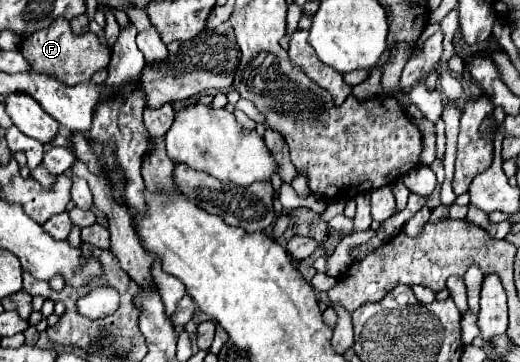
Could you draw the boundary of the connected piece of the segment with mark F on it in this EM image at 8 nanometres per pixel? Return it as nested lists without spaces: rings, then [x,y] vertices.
[[[55,19],[55,23],[51,23],[47,29],[39,29],[31,35],[27,35],[19,47],[19,51],[23,53],[25,61],[29,63],[29,67],[33,71],[51,71],[59,81],[73,85],[73,83],[81,83],[81,81],[89,81],[91,75],[103,67],[107,67],[111,51],[101,45],[99,37],[91,31],[87,31],[85,35],[75,35],[71,31],[71,25],[67,19]]]

